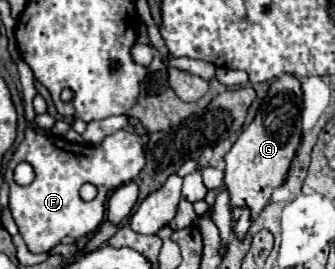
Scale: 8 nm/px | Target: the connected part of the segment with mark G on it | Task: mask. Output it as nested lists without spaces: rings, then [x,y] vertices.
[[[284,73],[276,81],[272,81],[268,95],[260,103],[260,109],[254,121],[244,127],[238,135],[232,149],[226,153],[226,171],[224,185],[230,191],[232,207],[250,207],[252,219],[264,209],[270,201],[272,191],[284,181],[296,149],[300,145],[300,111],[302,111],[302,87],[300,81]]]

